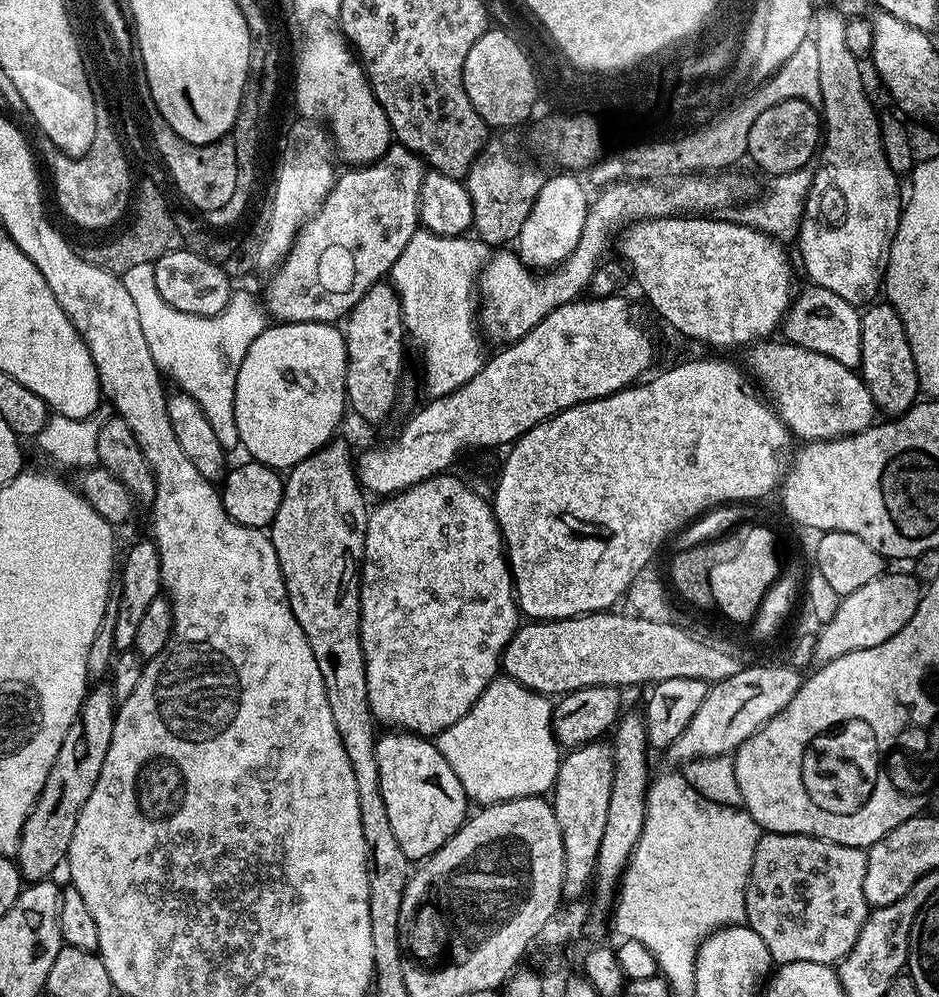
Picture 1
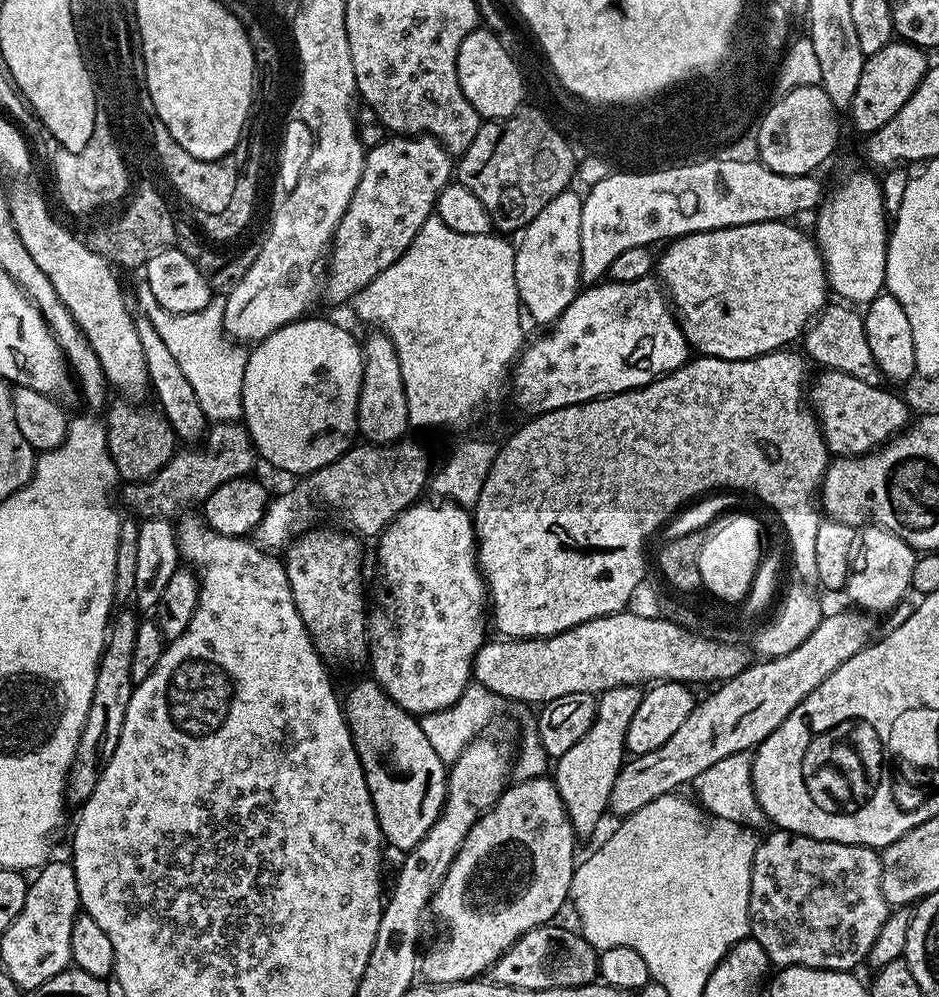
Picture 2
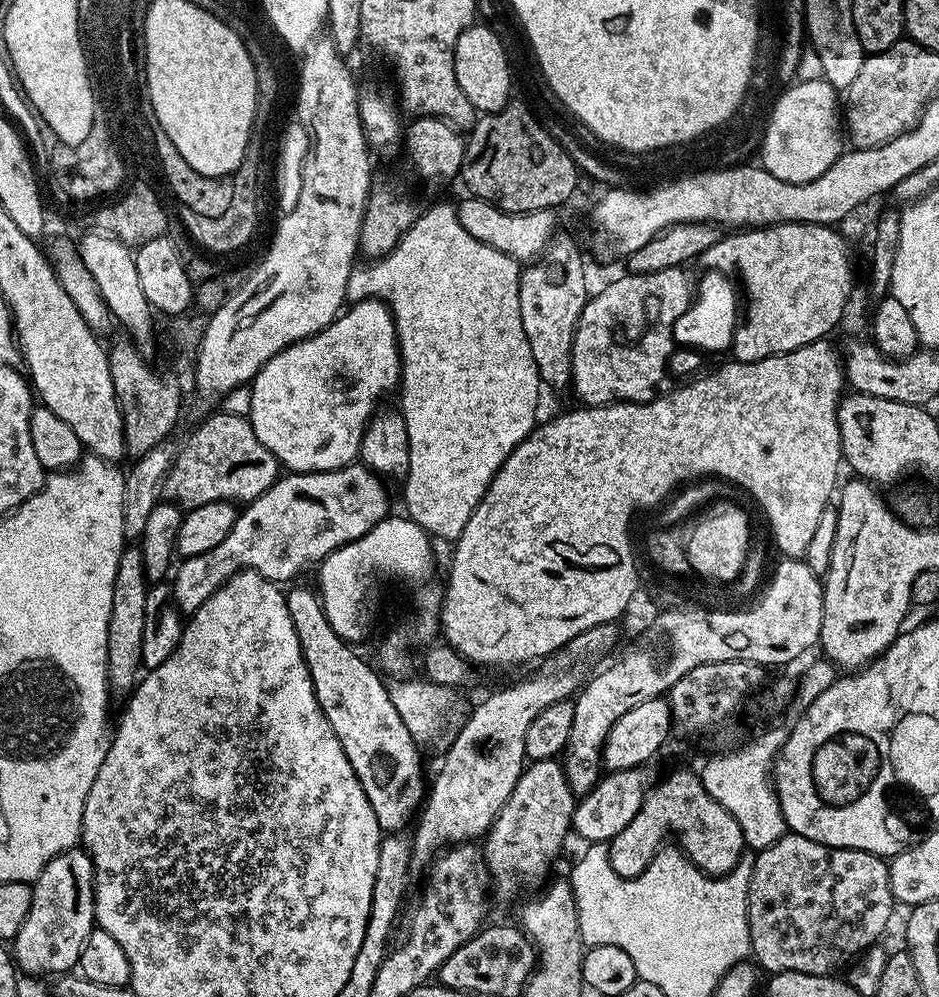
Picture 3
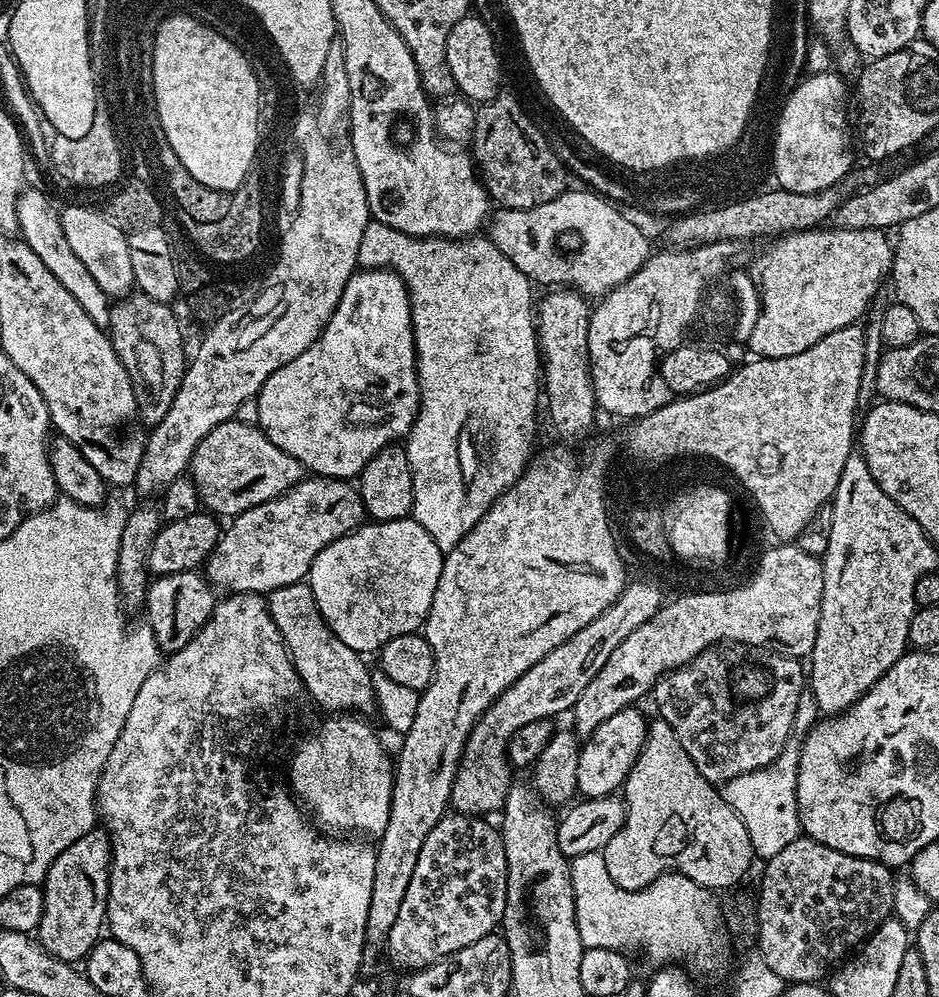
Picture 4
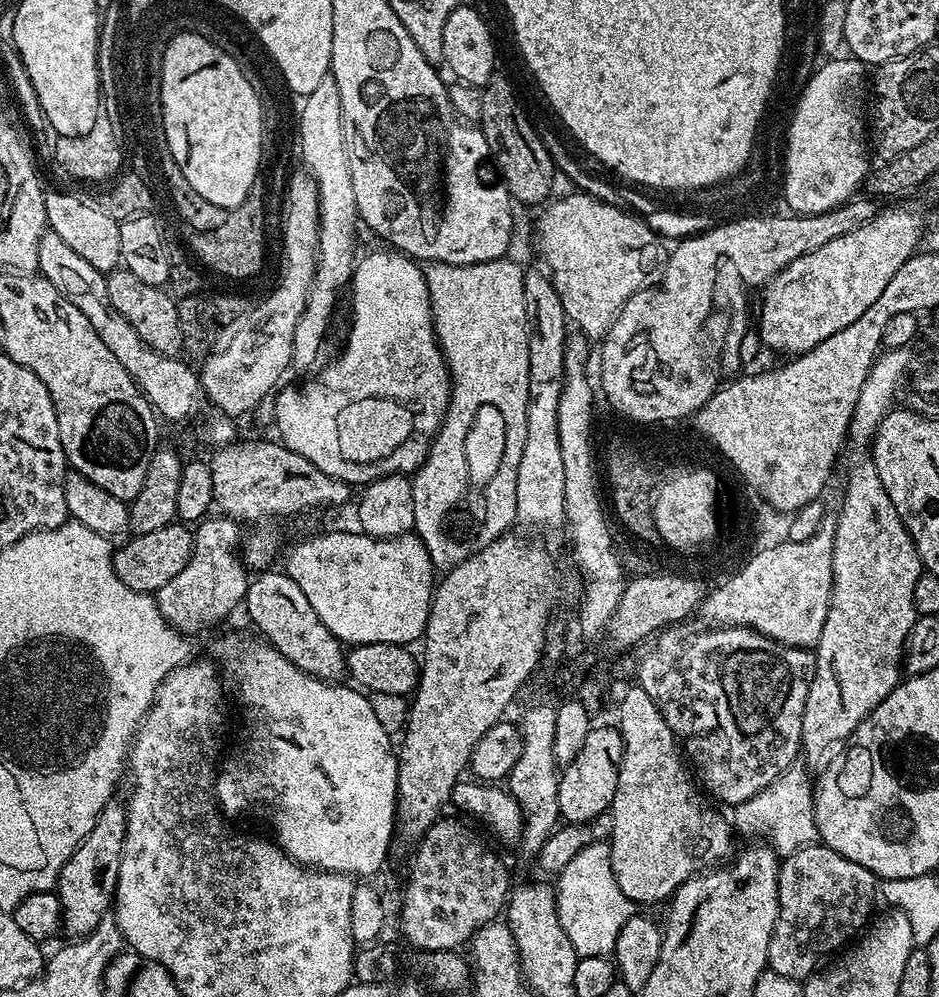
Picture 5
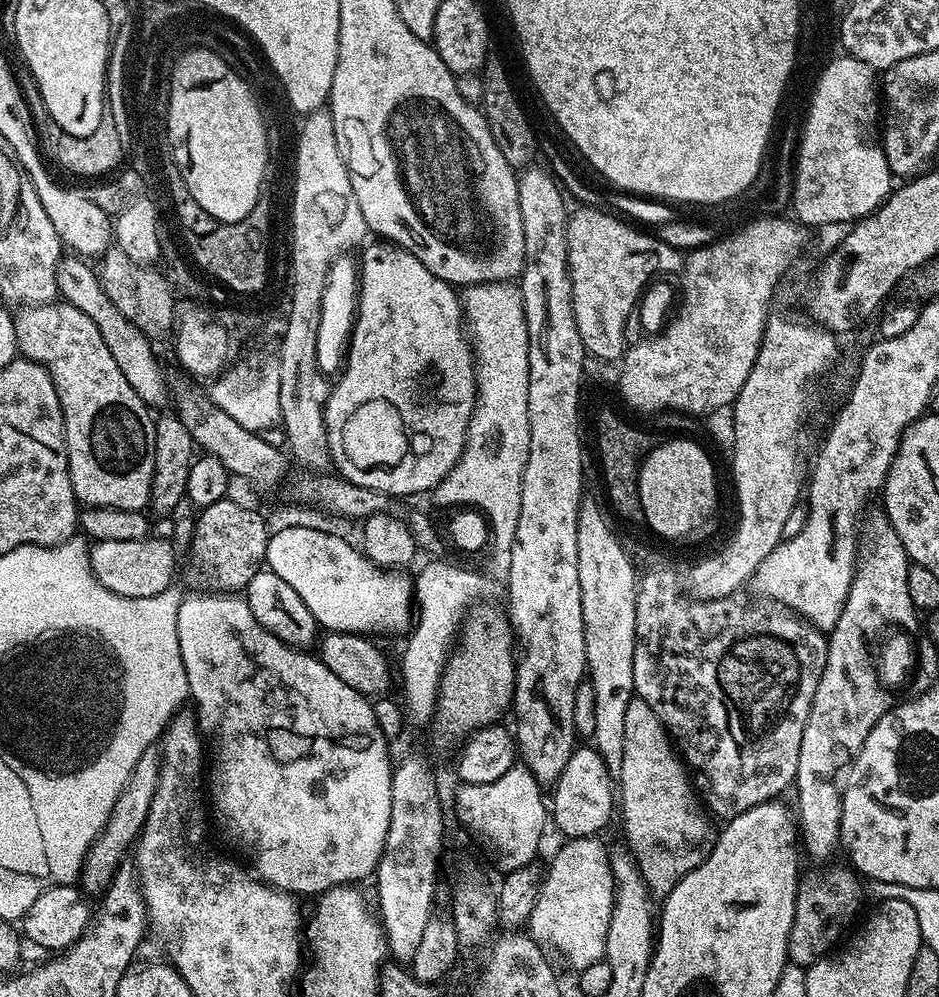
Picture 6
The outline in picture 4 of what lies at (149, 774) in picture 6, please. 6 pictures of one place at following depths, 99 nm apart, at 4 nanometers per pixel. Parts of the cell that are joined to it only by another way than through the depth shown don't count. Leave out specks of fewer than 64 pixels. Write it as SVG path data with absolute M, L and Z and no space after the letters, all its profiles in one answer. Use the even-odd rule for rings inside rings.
M103 826L91 828L78 838L78 842L66 846L66 850L54 858L42 885L44 910L38 929L40 945L54 954L54 958L83 961L101 939L108 915L108 875L111 869L112 840Z

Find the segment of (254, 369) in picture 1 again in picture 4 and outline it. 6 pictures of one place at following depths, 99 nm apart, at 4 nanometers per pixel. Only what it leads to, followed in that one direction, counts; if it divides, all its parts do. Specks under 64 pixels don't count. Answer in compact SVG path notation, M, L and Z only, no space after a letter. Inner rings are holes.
M370 268L367 270L357 271L348 279L346 290L334 310L334 314L328 319L328 324L320 332L317 338L294 362L286 362L262 386L259 396L256 397L258 402L259 429L278 446L278 450L286 450L303 464L309 473L317 476L331 476L333 478L356 478L359 477L360 471L370 462L378 453L390 443L400 442L407 437L409 430L414 426L416 415L420 409L420 383L416 373L416 342L414 340L414 330L412 329L412 307L408 297L408 288L404 284L402 277L397 272L390 272L387 268Z

